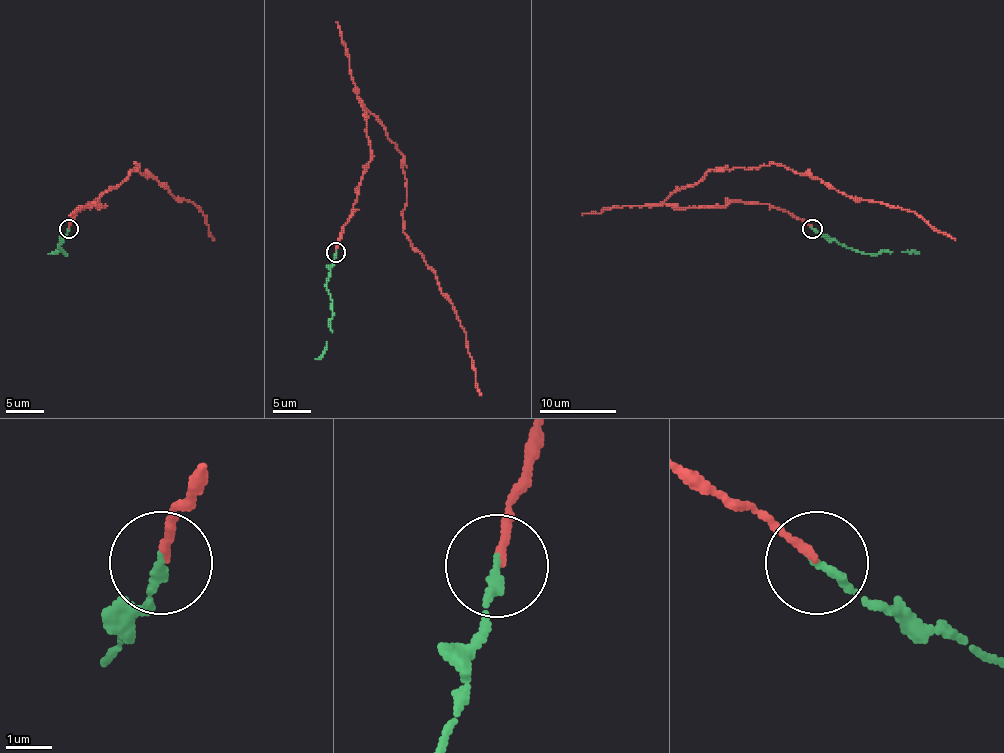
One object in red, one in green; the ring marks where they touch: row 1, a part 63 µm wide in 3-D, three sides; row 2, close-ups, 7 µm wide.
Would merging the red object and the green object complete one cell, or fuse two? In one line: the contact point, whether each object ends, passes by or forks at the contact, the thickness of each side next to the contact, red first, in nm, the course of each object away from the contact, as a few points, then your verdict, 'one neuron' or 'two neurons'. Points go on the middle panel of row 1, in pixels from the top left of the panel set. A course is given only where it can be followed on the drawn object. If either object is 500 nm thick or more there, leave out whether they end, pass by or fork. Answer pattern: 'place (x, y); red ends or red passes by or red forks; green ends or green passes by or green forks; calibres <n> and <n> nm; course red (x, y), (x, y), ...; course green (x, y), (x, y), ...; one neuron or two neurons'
place (335, 252); red ends; green ends; calibres 160 and 200 nm; course red (336, 252), (370, 160), (363, 104), (403, 156), (407, 238), (435, 274), (466, 334), (481, 395); course green (336, 252), (326, 280), (332, 301), (332, 332), (326, 349), (315, 359); one neuron

